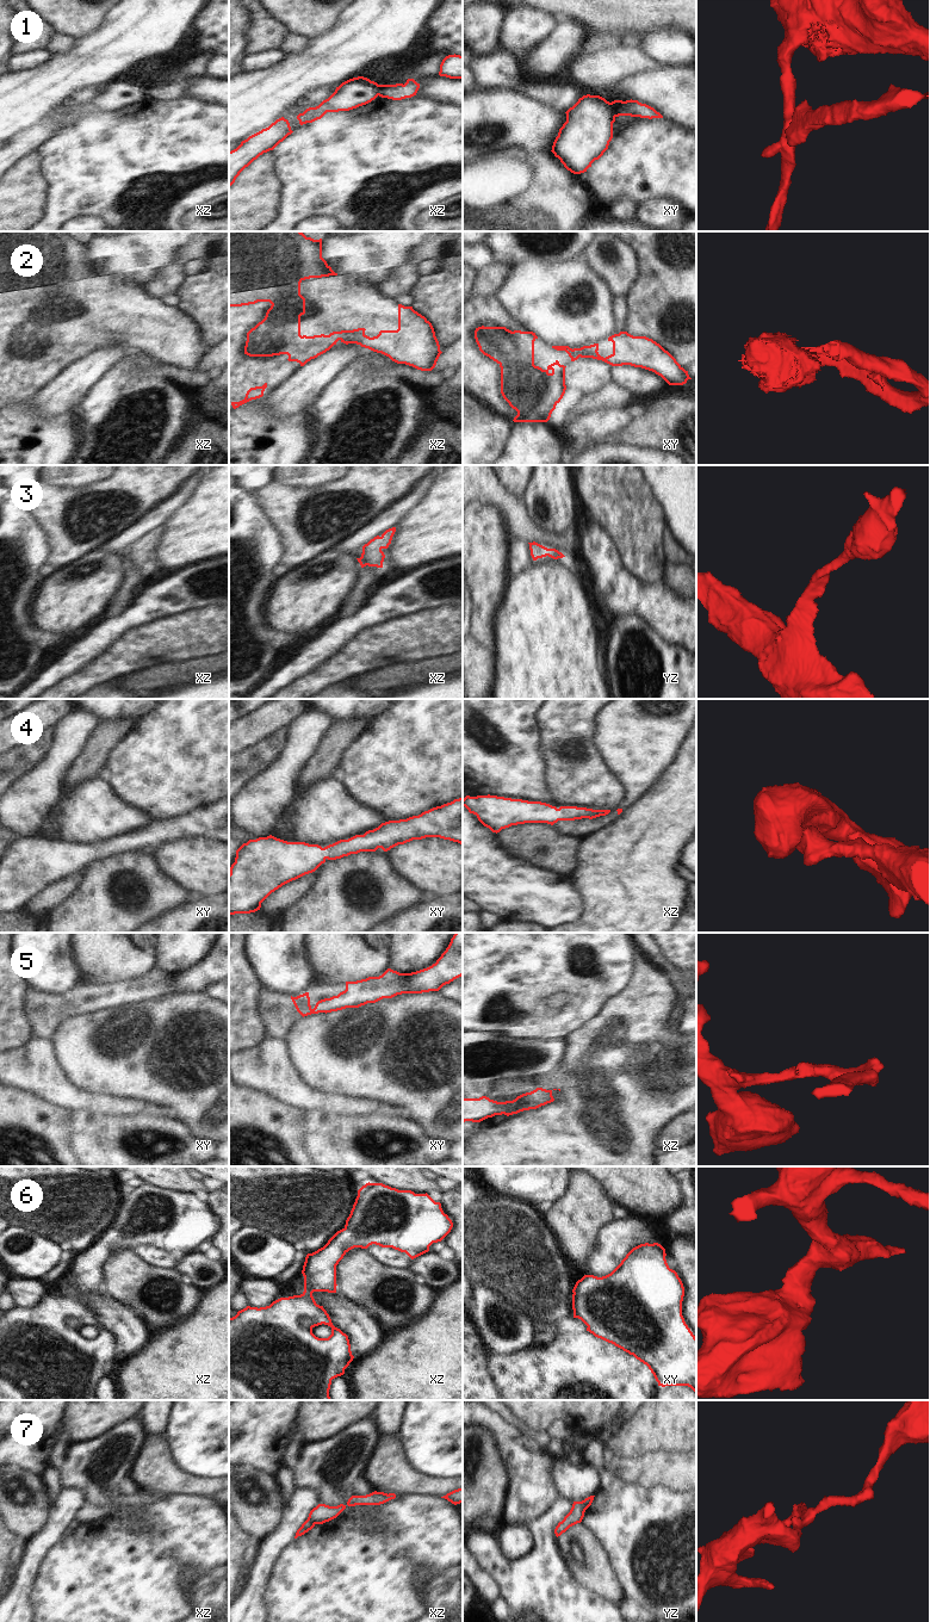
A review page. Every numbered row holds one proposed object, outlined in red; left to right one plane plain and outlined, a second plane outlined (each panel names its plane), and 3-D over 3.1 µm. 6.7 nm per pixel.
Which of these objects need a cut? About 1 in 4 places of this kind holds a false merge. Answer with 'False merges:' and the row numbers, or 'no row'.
False merges: 1, 7

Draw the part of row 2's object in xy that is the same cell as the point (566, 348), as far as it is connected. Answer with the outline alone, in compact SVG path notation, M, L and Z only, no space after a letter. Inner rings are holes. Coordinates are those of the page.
M620 332L609 336L608 341L613 342L613 353L606 358L599 354L599 343L574 349L569 346L552 346L552 348L565 351L571 361L581 357L602 360L612 366L631 365L641 367L661 376L669 385L683 385L688 379L692 379L688 371L652 339Z

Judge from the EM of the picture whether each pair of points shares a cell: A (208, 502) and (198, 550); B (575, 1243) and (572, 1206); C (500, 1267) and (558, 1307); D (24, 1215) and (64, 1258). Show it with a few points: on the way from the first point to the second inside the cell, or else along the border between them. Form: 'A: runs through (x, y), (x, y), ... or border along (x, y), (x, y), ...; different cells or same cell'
A: runs through (208, 514), (208, 522), (198, 532), (198, 538); same cell
B: runs through (575, 1233), (575, 1215); same cell
C: runs through (514, 1267), (518, 1267), (544, 1293); same cell
D: border along (61, 1251), (68, 1252); different cells

